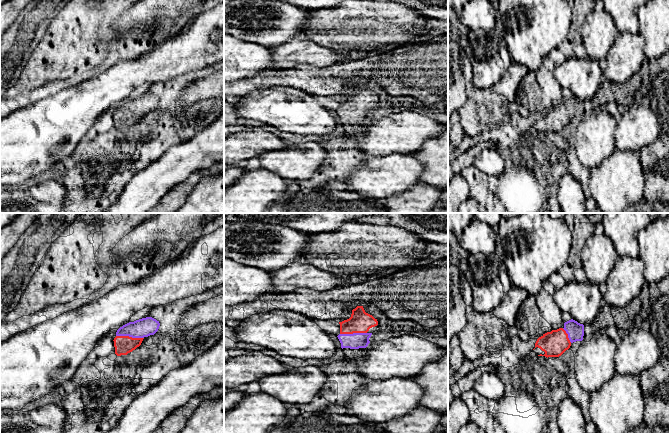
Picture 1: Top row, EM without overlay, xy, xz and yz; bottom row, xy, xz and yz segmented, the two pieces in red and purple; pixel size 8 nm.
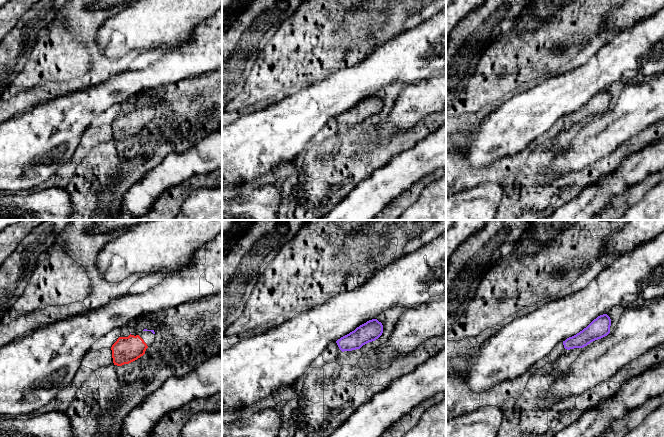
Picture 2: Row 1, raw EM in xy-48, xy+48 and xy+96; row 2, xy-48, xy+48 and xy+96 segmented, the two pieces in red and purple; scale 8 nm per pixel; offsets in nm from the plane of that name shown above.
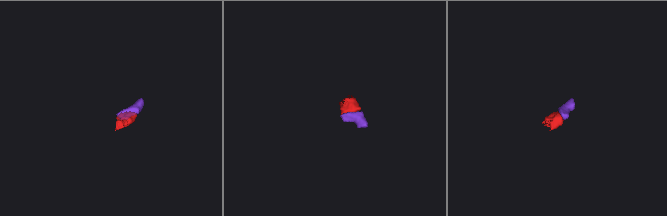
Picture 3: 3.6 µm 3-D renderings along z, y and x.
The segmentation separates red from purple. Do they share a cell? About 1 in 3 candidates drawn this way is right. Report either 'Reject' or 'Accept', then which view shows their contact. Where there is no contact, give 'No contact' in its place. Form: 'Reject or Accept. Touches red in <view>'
Accept. Touches red in xy

